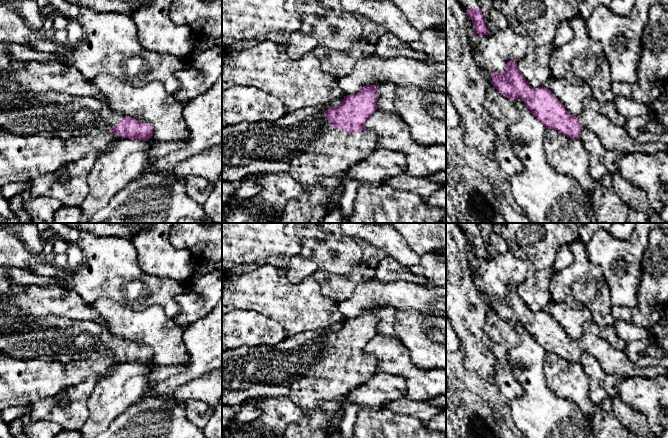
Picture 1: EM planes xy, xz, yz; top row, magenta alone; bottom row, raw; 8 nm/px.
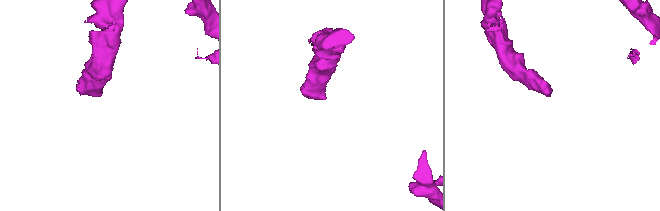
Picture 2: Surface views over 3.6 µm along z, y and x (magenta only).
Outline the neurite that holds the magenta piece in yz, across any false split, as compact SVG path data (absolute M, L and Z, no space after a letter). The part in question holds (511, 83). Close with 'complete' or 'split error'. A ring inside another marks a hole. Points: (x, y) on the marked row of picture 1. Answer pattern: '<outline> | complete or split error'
M509 60L503 73L491 73L491 84L505 97L515 100L520 98L525 106L535 115L535 117L549 129L555 129L571 139L577 139L583 128L594 132L601 140L607 151L620 151L627 154L645 153L654 154L663 150L661 142L640 143L630 136L624 126L615 125L607 117L592 109L584 108L581 114L576 117L570 114L565 106L546 87L534 89L520 73L517 62Z | split error

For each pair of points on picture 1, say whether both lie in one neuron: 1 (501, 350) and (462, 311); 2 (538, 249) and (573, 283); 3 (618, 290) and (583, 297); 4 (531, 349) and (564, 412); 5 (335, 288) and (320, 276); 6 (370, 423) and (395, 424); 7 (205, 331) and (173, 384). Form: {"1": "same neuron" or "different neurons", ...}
{"1": "different neurons", "2": "different neurons", "3": "different neurons", "4": "same neuron", "5": "same neuron", "6": "same neuron", "7": "same neuron"}

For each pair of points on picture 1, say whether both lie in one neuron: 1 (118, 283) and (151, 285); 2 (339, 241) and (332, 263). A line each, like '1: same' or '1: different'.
1: same
2: same

